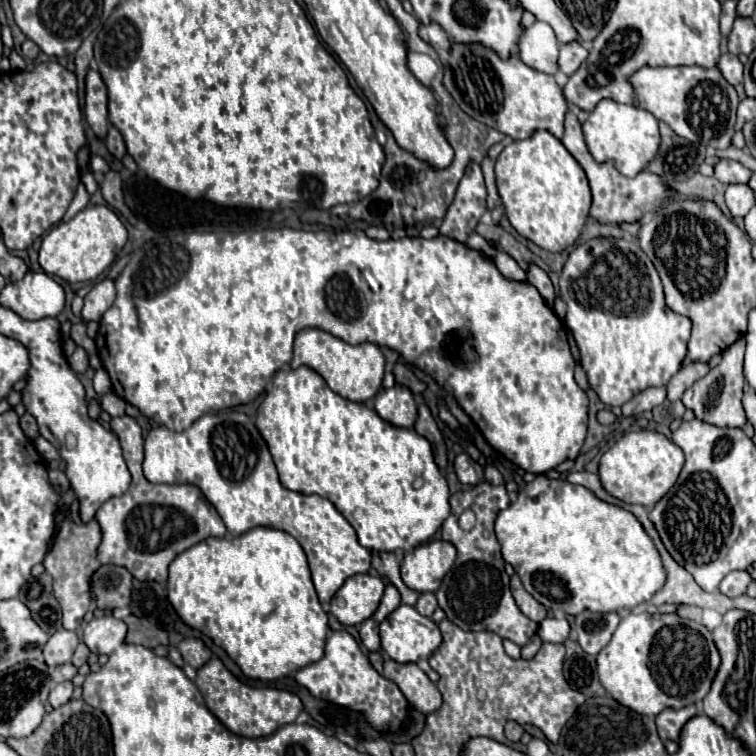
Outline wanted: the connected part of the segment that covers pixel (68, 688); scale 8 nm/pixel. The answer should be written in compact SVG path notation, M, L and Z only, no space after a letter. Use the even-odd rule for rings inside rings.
M64 681L64 683L58 683L52 691L50 691L50 705L52 707L60 707L64 703L70 701L72 697L72 681Z

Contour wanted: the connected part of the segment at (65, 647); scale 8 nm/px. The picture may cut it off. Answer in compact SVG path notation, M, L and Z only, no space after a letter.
M68 629L56 631L44 645L44 659L48 667L52 669L62 663L68 663L72 659L76 645L78 645L78 635L74 631L68 631Z

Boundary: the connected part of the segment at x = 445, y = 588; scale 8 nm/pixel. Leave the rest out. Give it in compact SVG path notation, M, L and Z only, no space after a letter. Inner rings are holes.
M488 481L468 491L458 491L450 497L452 513L442 523L442 539L450 541L456 547L458 557L448 575L442 579L442 585L436 591L436 599L446 617L460 629L492 631L502 639L510 639L518 647L524 647L530 641L530 637L538 631L538 625L518 609L510 593L510 577L506 573L500 543L494 533L494 519L504 507L508 507L508 503L510 499L506 495L506 487L496 487ZM466 509L472 509L476 515L476 525L470 531L462 531L458 525L458 515Z

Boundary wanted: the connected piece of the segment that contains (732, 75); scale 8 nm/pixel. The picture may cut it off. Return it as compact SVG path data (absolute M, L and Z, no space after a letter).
M722 53L720 55L720 61L718 61L718 69L720 73L724 75L724 79L730 83L730 85L738 85L742 83L742 63L738 61L736 55L732 53Z

